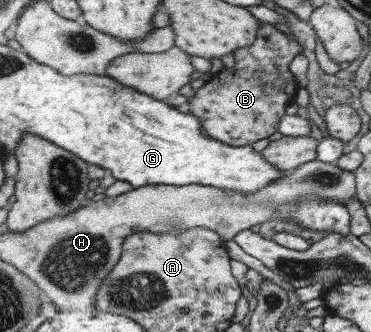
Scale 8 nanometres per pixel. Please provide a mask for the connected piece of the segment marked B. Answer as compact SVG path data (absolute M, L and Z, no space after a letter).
M261 21L255 42L232 52L235 65L215 71L195 95L188 98L185 112L201 120L205 136L229 146L250 145L271 136L279 131L277 122L285 114L285 107L294 102L299 87L287 66L301 52L300 42Z

